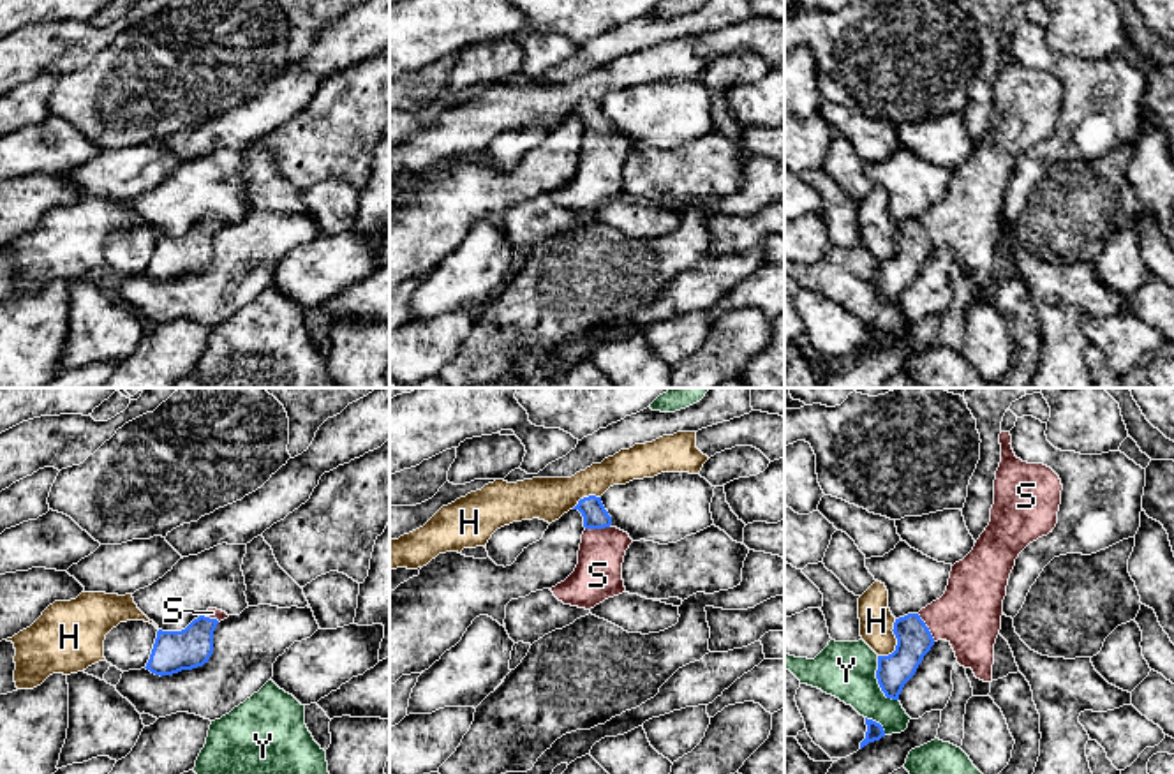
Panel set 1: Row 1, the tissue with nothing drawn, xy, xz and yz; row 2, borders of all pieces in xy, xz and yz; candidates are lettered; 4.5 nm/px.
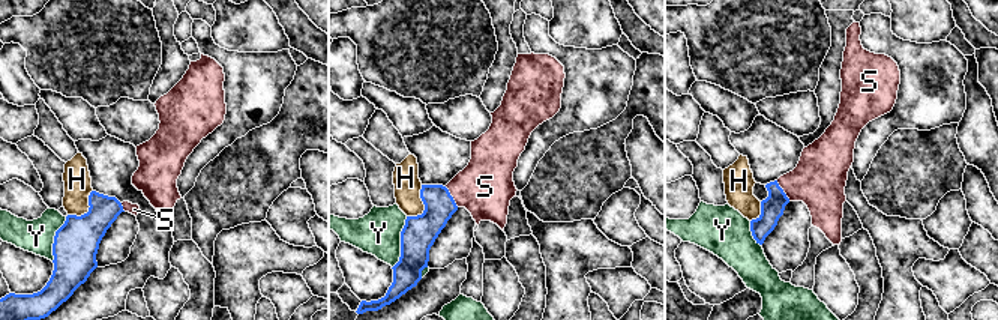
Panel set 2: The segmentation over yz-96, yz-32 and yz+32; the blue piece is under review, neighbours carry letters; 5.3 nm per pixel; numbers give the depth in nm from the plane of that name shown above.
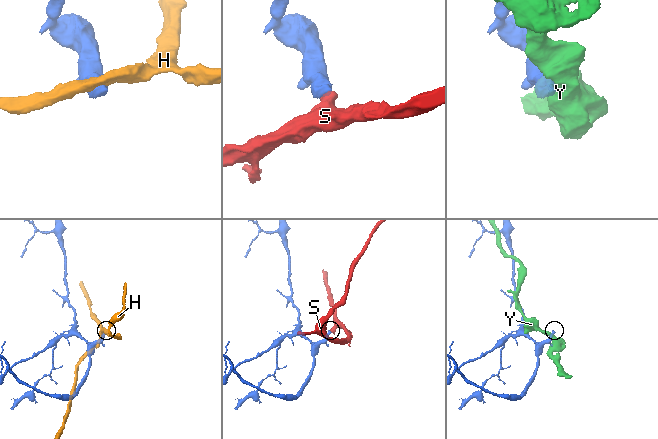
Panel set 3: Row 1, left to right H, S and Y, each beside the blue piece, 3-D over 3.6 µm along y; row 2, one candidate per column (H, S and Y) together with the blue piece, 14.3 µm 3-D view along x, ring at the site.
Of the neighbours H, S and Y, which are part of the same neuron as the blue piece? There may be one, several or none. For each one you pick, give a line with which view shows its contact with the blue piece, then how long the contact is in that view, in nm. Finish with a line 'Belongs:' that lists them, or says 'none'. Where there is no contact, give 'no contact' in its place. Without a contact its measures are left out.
S: meets blue in yz; contact 150 nm long
Belongs: S

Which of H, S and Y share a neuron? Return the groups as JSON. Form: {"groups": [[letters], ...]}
{"groups": [["H"], ["S"], ["Y"]]}

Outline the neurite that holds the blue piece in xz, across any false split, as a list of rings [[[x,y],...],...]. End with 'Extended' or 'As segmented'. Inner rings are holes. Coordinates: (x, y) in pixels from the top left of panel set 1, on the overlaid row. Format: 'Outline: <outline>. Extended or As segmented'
Outline: [[[583,497],[573,510],[582,513],[585,527],[578,564],[564,582],[550,591],[564,605],[591,610],[608,598],[626,592],[622,562],[633,540],[612,525],[601,497]]]. Extended

